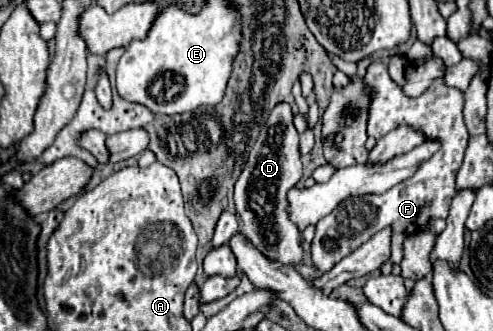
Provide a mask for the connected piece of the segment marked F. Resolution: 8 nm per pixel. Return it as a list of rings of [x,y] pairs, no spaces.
[[[373,61],[367,67],[363,83],[365,93],[371,97],[367,123],[367,133],[371,137],[381,139],[399,125],[409,125],[417,127],[417,131],[425,135],[425,141],[437,139],[441,147],[425,163],[421,163],[421,167],[417,167],[417,171],[409,179],[397,183],[397,187],[391,187],[383,195],[349,197],[335,211],[325,215],[325,219],[319,219],[315,239],[311,243],[311,255],[315,267],[323,273],[329,271],[345,255],[351,255],[351,251],[357,251],[361,243],[367,243],[377,231],[385,227],[393,227],[393,251],[385,261],[385,269],[401,263],[403,243],[409,235],[425,231],[431,219],[447,219],[449,205],[455,195],[455,175],[461,167],[465,147],[469,145],[469,129],[463,121],[463,91],[445,85],[443,77],[437,79],[437,83],[433,83],[433,87],[425,91],[425,95],[407,97],[403,87],[389,77],[387,63]]]

